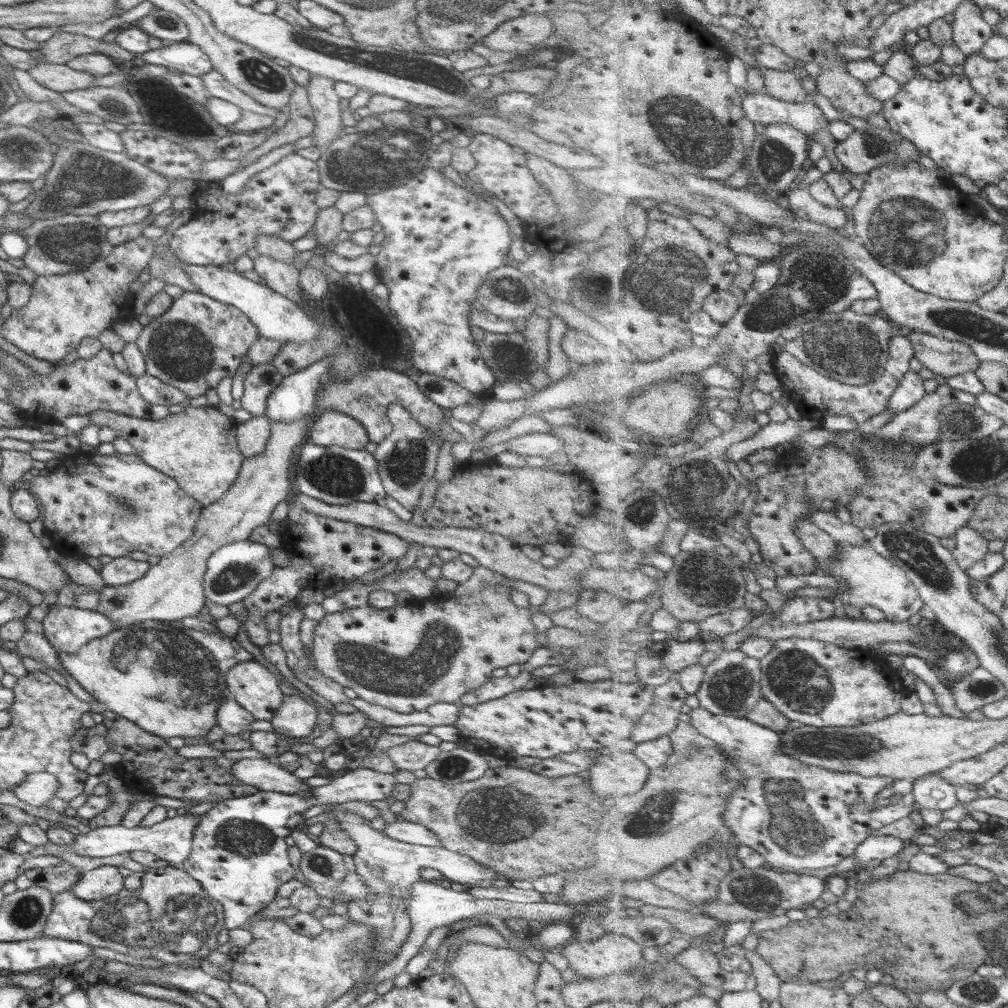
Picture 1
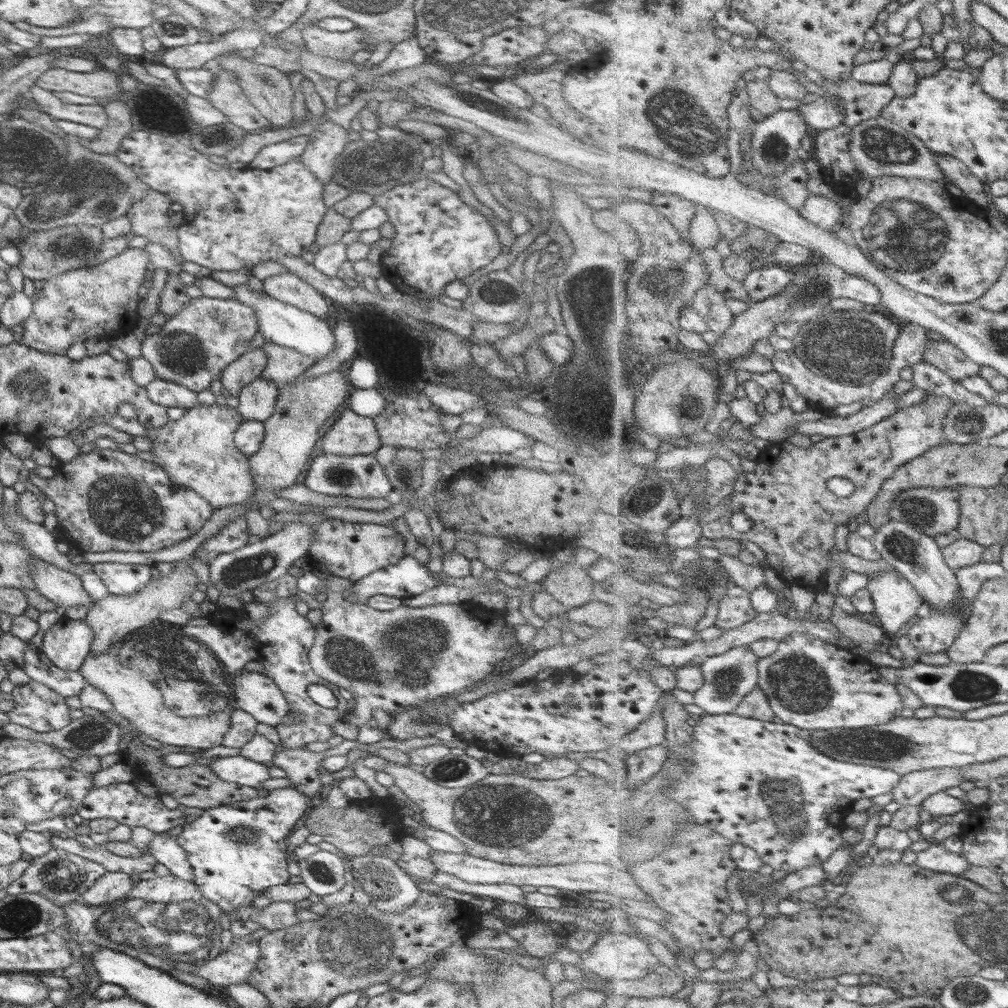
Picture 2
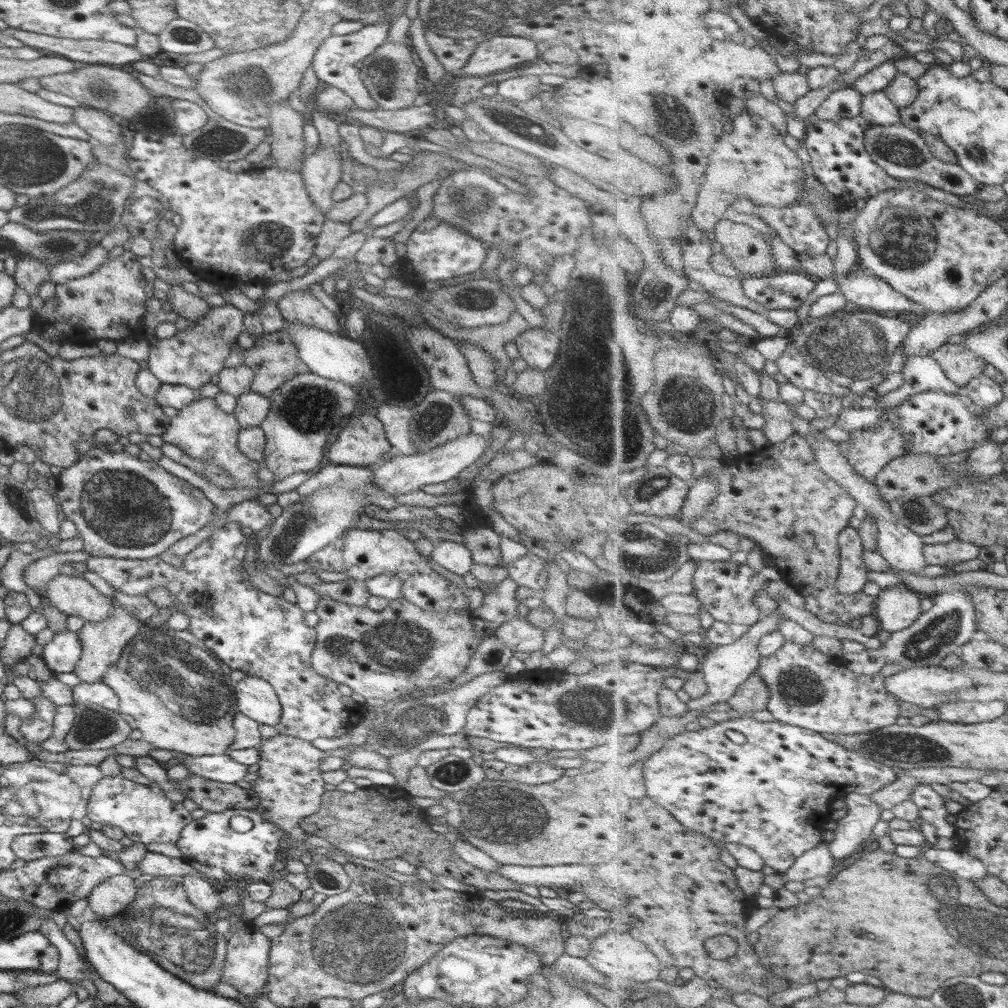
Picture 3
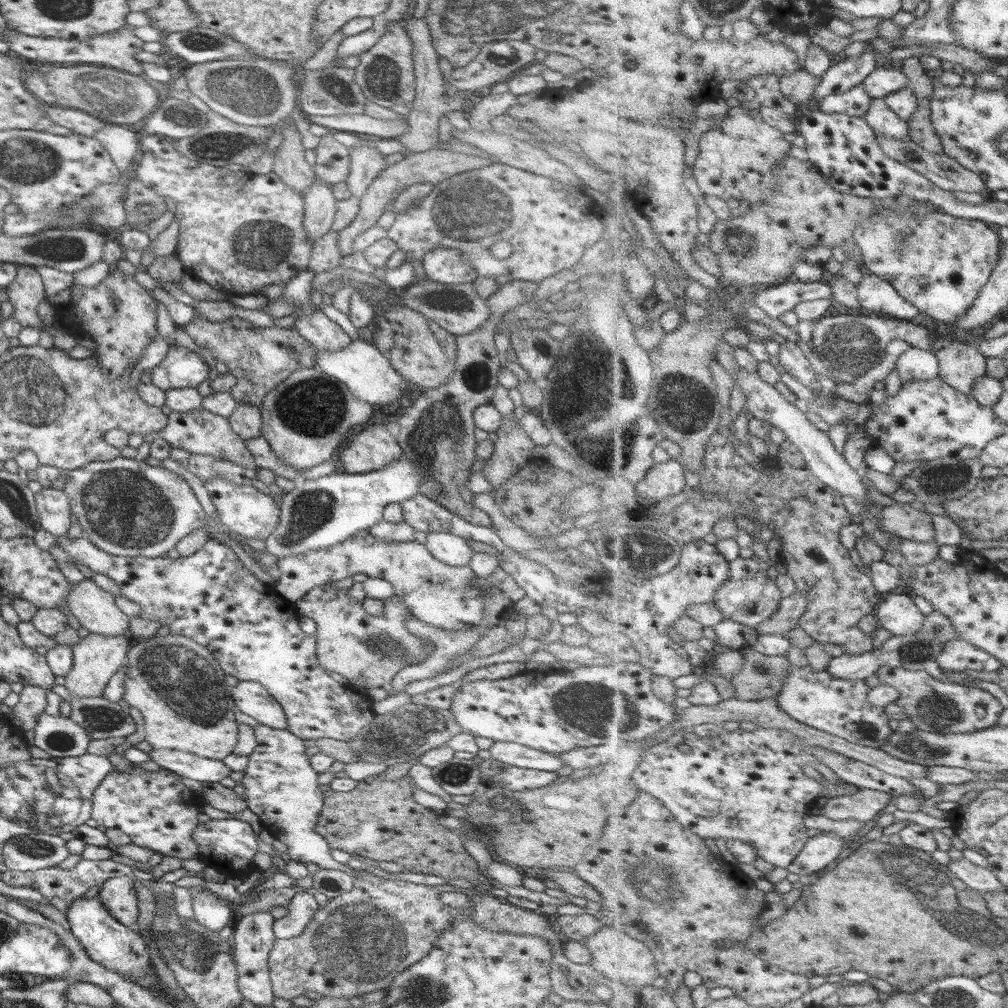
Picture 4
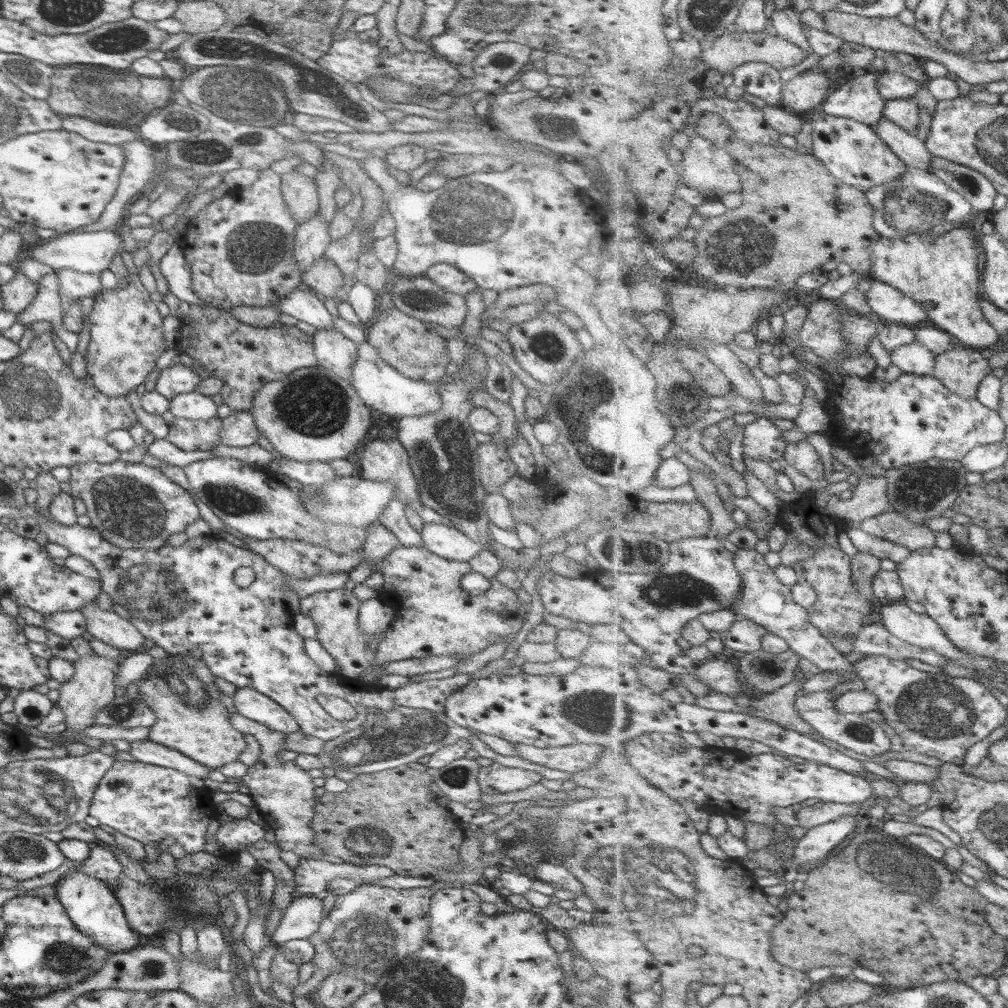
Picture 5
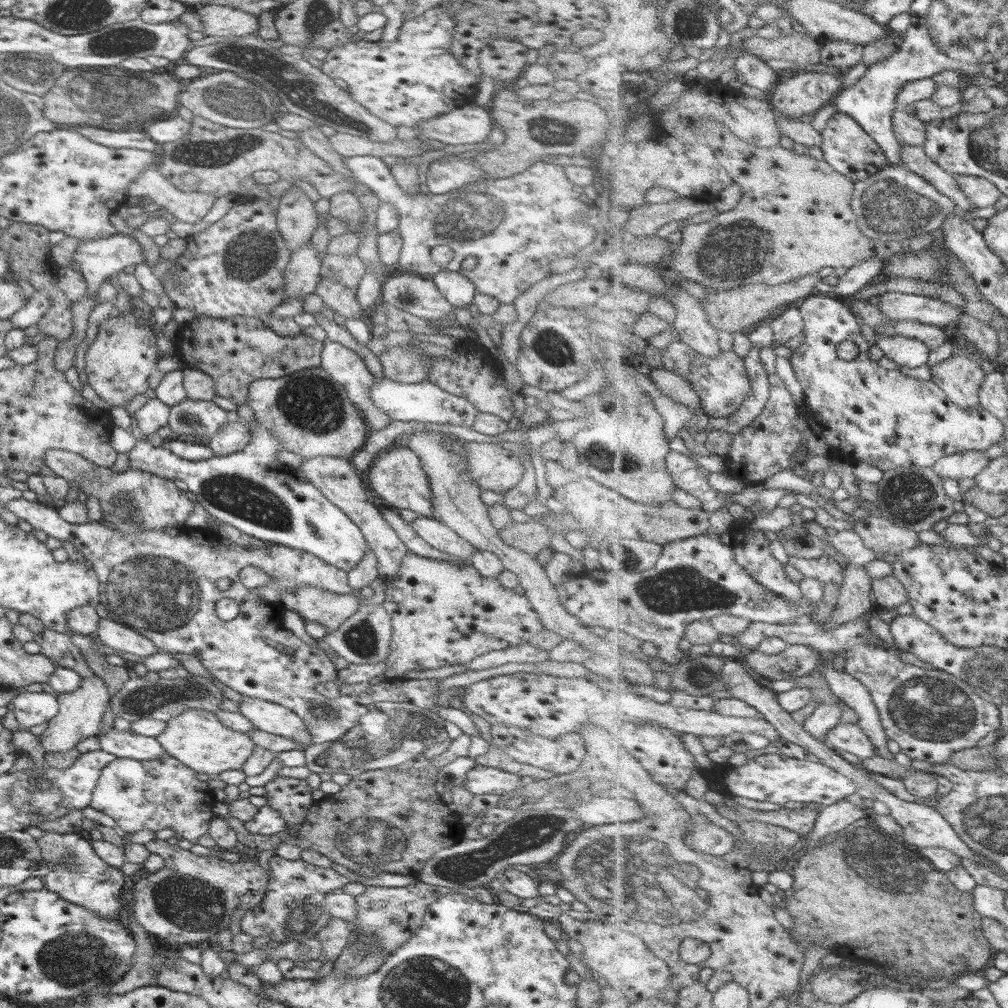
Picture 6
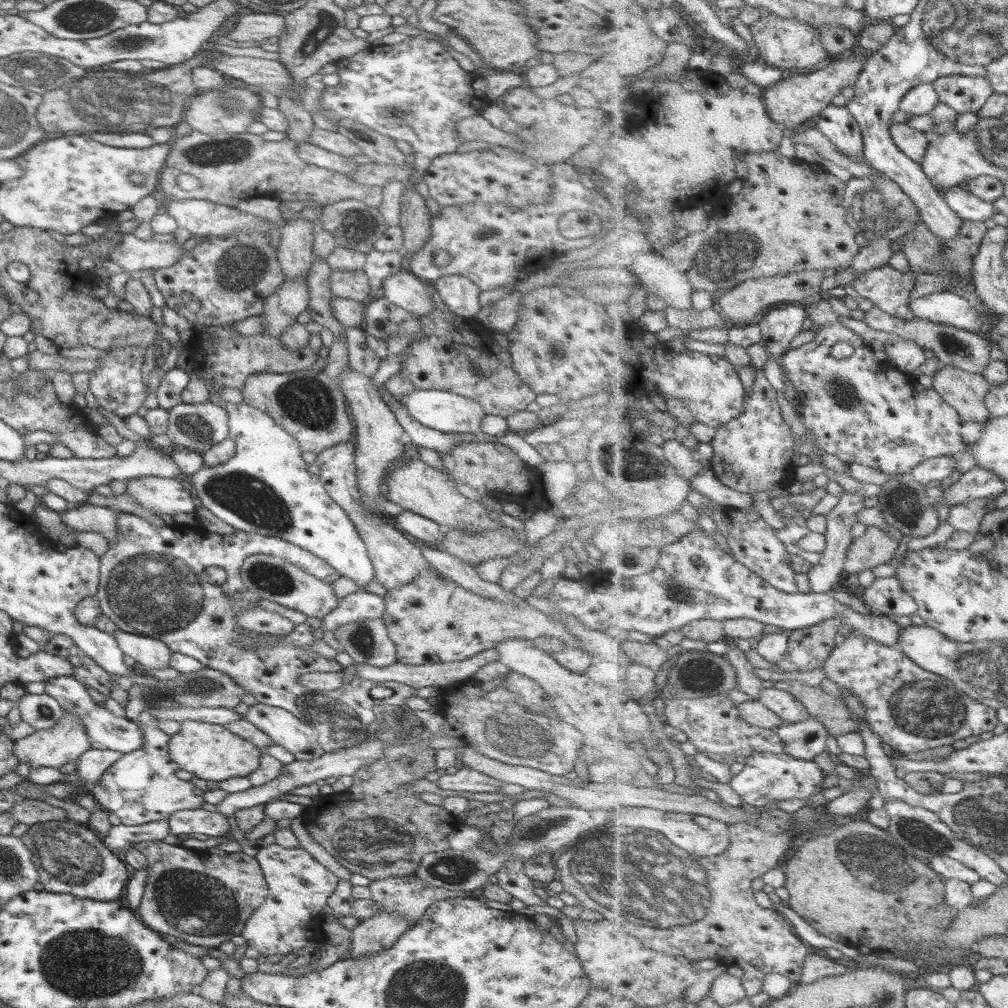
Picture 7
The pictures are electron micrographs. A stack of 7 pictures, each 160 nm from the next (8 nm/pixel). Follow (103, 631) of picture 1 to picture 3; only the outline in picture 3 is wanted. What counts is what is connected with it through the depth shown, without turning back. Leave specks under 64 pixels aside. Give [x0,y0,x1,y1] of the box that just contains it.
[40,630,81,672]

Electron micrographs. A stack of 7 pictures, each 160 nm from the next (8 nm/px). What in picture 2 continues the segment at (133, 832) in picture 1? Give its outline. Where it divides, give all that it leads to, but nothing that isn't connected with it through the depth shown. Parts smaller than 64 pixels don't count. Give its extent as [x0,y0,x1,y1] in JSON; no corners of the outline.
[145,831,193,883]

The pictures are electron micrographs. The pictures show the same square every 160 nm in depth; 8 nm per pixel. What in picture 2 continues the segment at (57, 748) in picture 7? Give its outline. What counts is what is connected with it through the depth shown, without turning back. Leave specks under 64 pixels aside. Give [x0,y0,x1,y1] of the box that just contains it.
[84,560,198,656]

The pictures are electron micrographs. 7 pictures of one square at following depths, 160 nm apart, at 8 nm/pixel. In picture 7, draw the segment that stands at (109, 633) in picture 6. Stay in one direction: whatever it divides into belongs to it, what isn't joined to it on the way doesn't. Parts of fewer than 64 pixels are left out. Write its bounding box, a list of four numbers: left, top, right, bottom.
[112,629,171,670]

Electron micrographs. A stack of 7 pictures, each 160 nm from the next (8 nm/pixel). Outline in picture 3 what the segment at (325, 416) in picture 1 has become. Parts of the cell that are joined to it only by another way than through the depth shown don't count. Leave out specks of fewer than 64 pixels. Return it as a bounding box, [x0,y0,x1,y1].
[327,412,391,466]

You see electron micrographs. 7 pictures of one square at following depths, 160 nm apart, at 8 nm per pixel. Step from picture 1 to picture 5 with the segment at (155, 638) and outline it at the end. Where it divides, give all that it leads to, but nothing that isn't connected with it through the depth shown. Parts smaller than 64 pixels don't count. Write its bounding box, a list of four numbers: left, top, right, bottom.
[138,654,244,770]

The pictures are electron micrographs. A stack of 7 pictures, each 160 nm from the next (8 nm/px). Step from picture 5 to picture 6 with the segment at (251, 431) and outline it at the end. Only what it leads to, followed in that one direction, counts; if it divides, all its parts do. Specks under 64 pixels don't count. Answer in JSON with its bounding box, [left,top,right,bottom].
[208,420,249,458]

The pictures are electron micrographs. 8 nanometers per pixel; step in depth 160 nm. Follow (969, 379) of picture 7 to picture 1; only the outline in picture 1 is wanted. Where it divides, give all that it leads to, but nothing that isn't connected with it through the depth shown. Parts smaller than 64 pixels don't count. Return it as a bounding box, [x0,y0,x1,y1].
[907,330,981,378]

